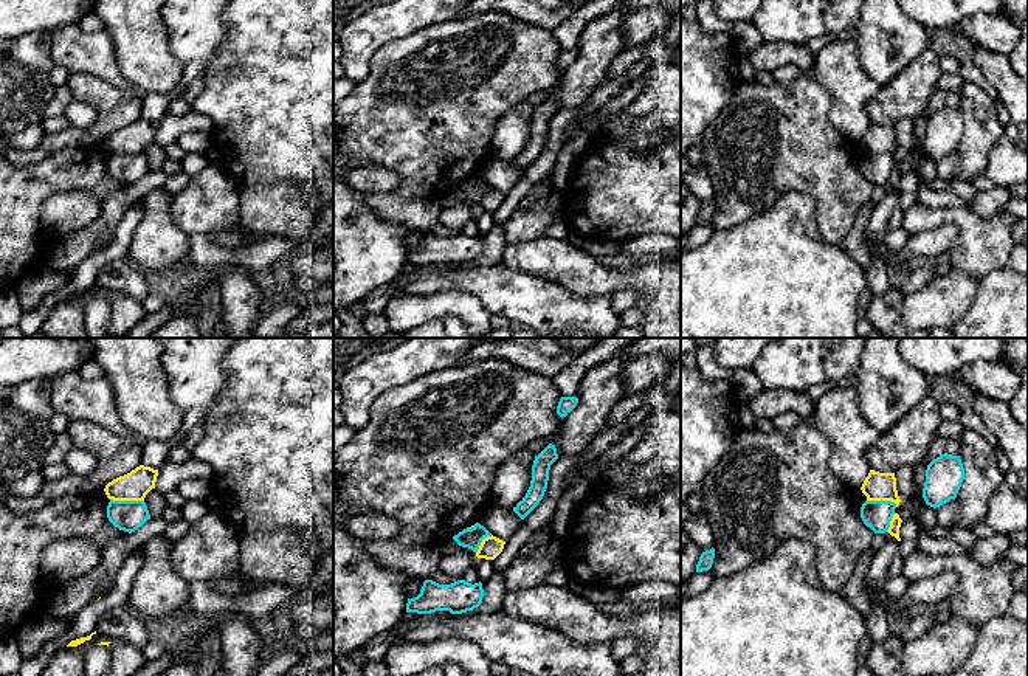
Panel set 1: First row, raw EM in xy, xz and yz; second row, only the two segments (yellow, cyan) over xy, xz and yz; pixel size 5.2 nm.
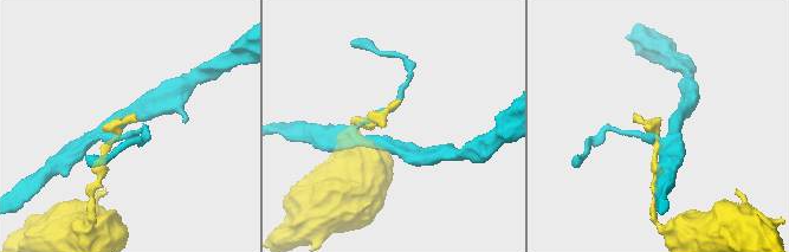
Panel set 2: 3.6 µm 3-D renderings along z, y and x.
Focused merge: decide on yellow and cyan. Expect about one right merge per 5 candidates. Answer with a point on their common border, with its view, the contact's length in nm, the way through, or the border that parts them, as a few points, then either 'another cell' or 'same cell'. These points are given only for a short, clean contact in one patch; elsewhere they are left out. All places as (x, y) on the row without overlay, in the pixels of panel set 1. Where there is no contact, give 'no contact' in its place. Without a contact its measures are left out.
meets yellow in xy at (127, 152); contact 180 nm long; border along xy (110, 151), (143, 154); another cell

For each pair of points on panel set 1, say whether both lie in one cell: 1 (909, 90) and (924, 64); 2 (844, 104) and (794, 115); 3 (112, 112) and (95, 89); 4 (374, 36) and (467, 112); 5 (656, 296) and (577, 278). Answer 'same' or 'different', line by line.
1: same
2: different
3: same
4: different
5: same

